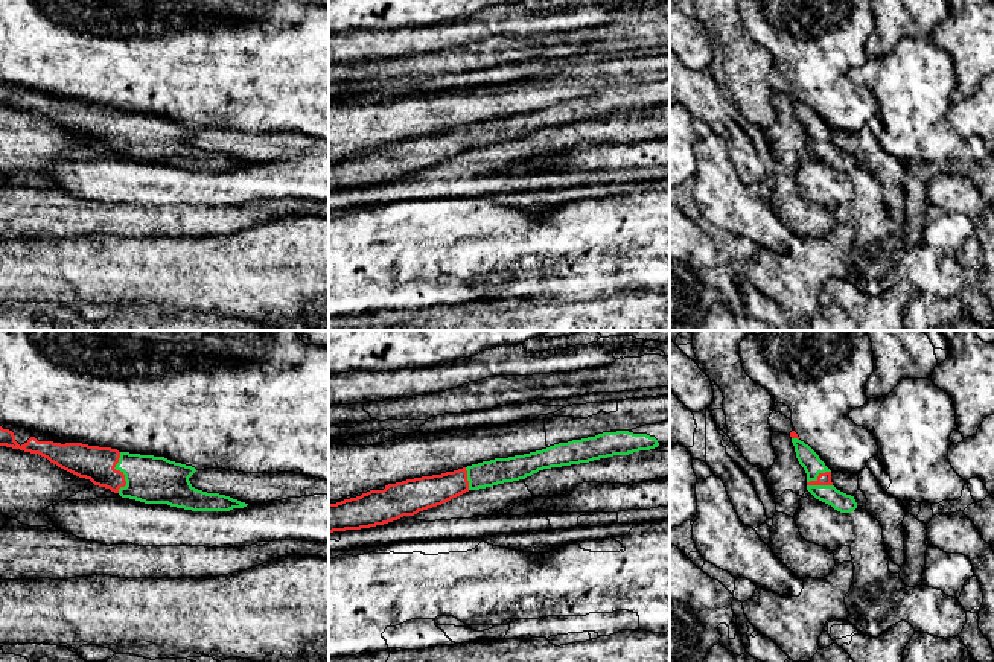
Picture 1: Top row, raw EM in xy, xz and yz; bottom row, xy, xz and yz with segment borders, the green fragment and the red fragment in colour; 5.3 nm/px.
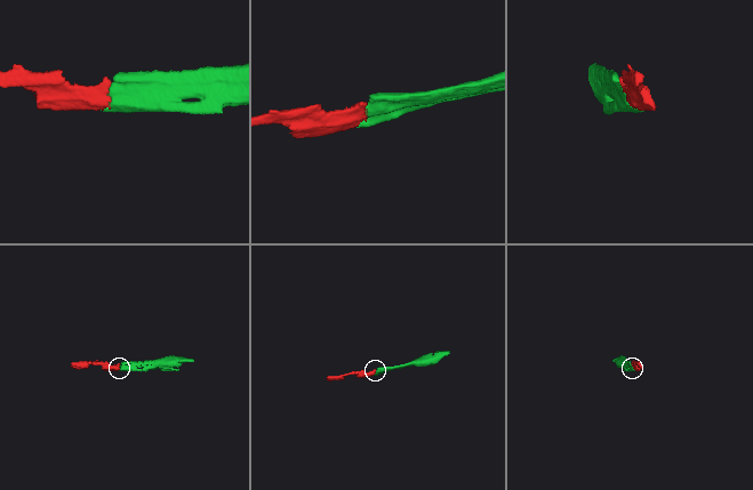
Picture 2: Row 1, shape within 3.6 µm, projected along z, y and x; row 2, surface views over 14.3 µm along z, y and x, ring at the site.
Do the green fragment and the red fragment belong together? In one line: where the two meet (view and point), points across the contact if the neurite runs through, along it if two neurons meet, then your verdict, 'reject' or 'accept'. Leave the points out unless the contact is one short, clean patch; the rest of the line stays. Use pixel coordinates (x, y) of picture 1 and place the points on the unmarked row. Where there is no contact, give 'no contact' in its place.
yz (818, 134) | across yz (807, 116), (818, 134), (824, 137) | accept

